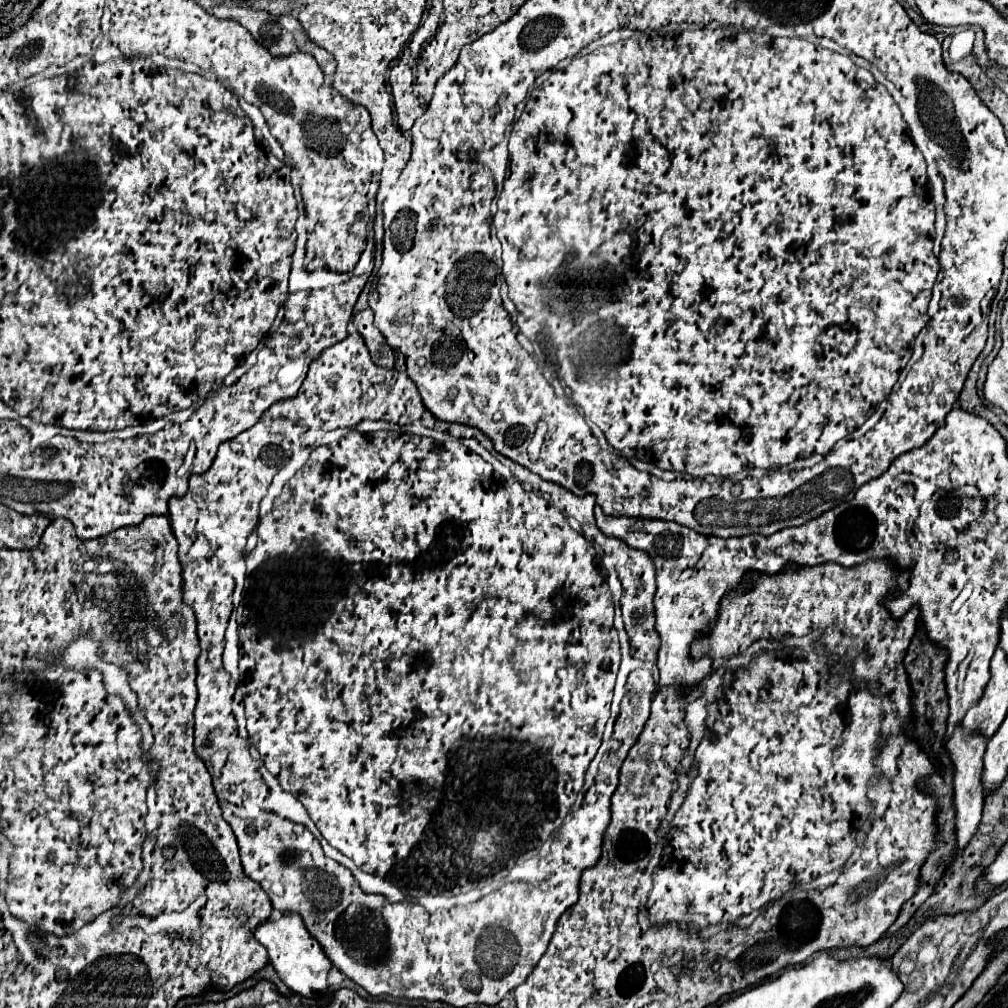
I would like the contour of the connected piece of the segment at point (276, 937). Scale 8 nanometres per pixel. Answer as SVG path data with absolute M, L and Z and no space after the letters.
M284 914L280 920L268 920L260 924L256 930L256 940L268 950L270 964L290 990L306 998L324 994L328 990L328 972L332 968L332 962L320 948L318 940L306 930L298 914Z

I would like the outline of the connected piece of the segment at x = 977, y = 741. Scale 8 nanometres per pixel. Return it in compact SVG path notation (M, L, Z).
M956 726L952 740L946 744L946 750L952 760L952 784L954 784L954 800L956 800L956 848L960 848L960 852L968 846L980 824L980 814L984 806L984 790L982 790L984 746L986 740L982 736L966 736L962 726Z

